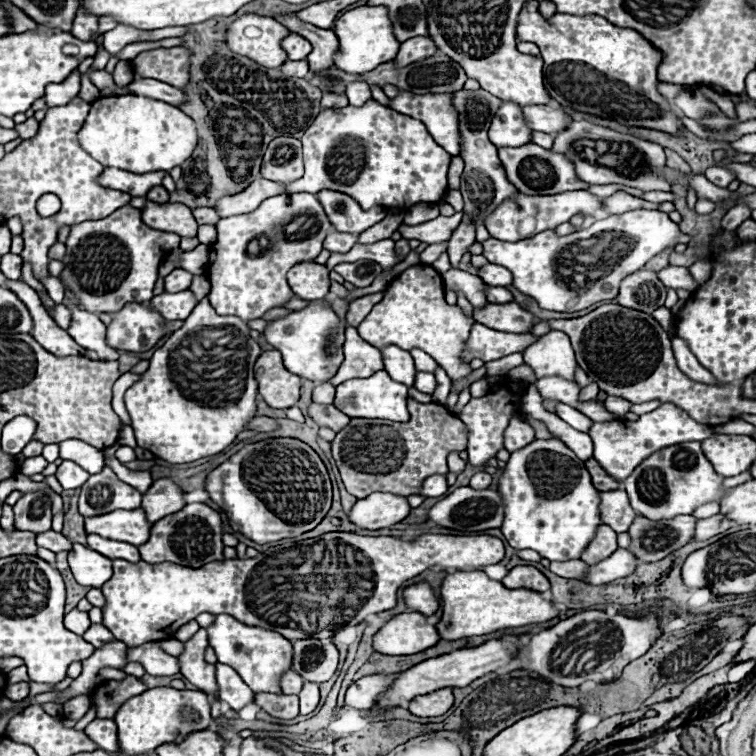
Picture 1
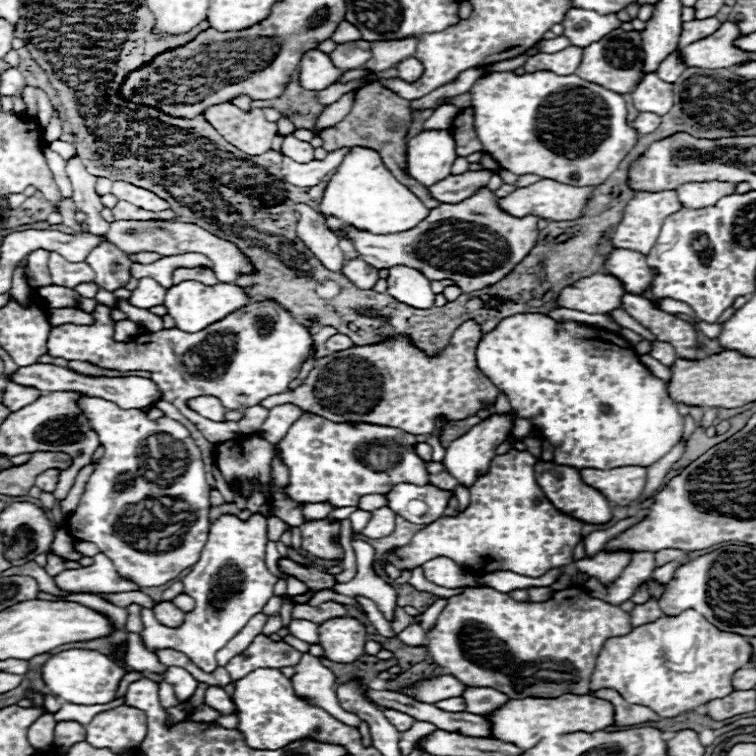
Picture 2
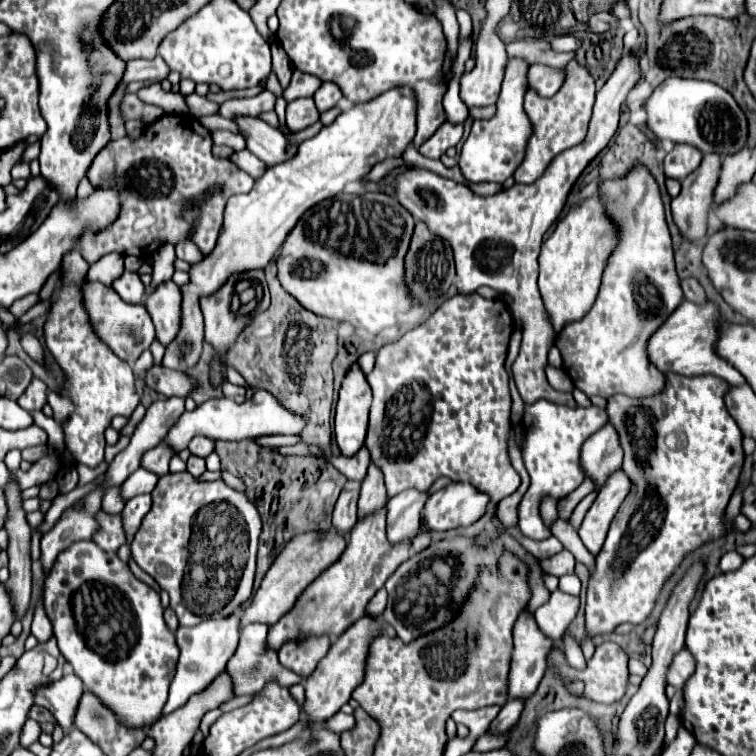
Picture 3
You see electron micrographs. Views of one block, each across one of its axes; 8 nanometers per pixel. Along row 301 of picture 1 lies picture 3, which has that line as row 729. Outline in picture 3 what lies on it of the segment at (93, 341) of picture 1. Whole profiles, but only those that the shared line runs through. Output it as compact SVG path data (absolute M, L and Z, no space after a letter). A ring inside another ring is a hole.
M66 672L60 680L38 686L34 690L34 704L50 710L64 732L68 732L72 730L72 716L82 692L84 684L80 682L80 678L74 672Z

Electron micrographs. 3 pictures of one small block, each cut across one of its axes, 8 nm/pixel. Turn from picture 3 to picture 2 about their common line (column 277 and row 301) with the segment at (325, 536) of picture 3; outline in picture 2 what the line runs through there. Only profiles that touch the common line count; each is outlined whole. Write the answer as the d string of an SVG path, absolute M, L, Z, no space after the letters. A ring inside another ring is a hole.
M596 272L590 278L584 278L558 296L558 308L570 308L586 314L604 314L622 306L622 296L626 294L618 278L612 274Z

